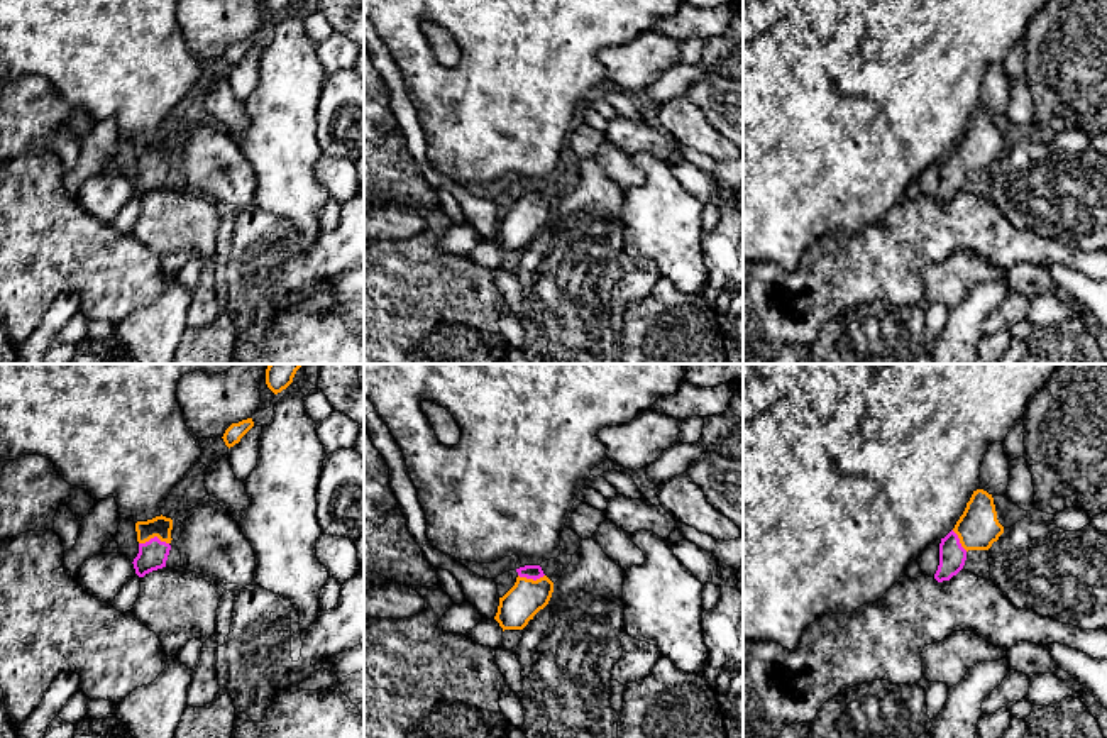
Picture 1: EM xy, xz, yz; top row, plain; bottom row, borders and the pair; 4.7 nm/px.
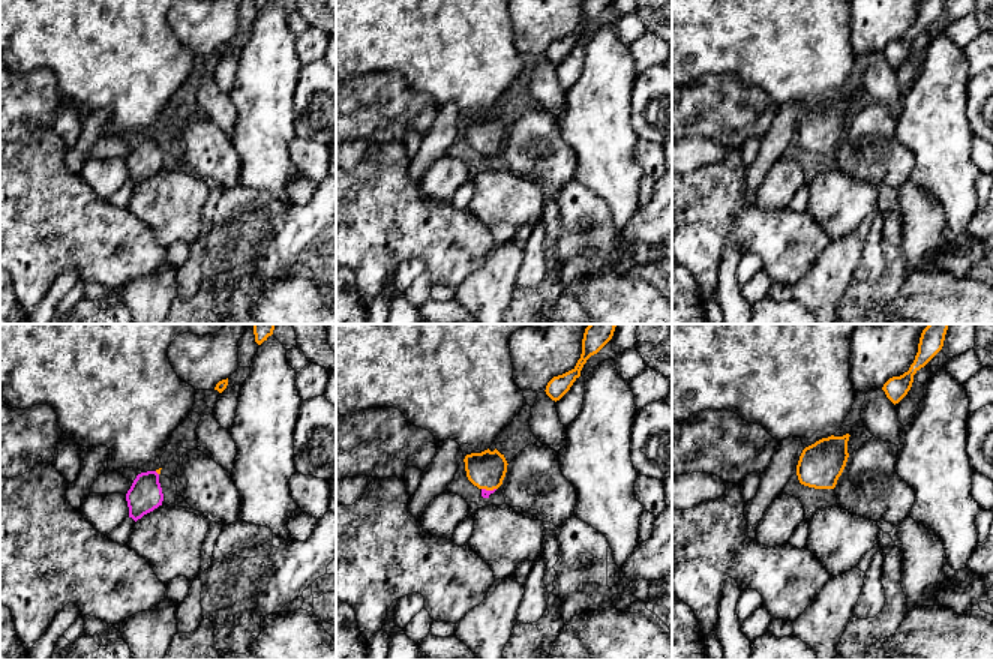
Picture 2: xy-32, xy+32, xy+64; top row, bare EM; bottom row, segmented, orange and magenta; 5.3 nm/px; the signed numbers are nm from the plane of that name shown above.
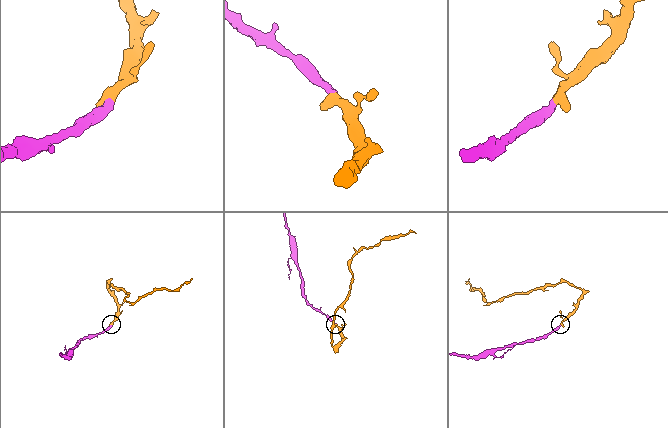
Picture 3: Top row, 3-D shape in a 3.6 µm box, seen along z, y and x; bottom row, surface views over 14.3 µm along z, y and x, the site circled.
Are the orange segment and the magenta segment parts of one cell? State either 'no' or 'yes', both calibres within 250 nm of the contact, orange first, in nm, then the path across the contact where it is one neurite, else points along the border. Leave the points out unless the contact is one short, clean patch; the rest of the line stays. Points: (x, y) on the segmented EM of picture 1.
yes | 100/140 nm | across xy (159, 527), (153, 537), (153, 554)

